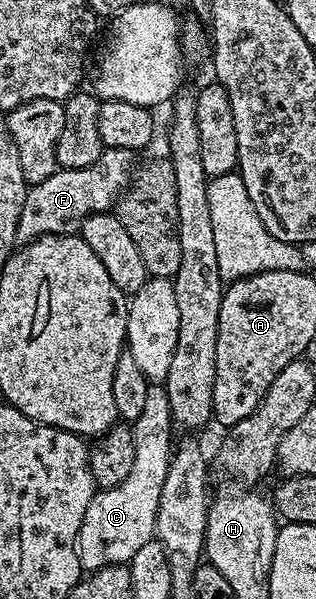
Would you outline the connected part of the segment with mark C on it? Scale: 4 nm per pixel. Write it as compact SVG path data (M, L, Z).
M153 386L146 397L142 414L132 427L134 465L130 468L130 477L126 477L122 485L97 490L86 509L86 517L82 517L80 536L76 538L76 551L85 572L131 564L134 553L138 553L142 545L153 542L159 497L162 496L162 485L166 482L174 450L172 430L174 424L165 388Z

